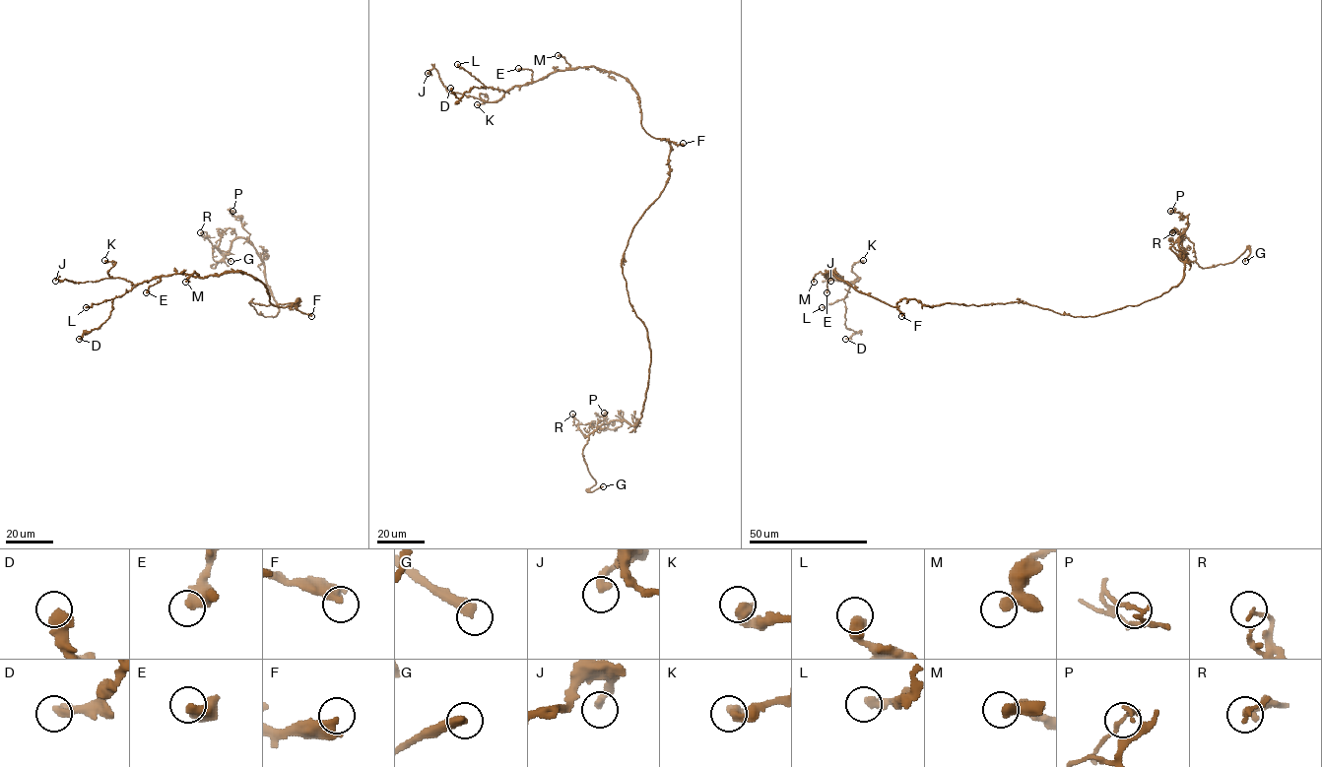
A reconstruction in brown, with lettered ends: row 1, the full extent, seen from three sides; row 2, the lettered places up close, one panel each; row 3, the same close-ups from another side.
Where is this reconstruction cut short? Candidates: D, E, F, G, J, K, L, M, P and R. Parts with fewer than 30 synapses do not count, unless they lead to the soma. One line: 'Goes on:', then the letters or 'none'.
Goes on: G

